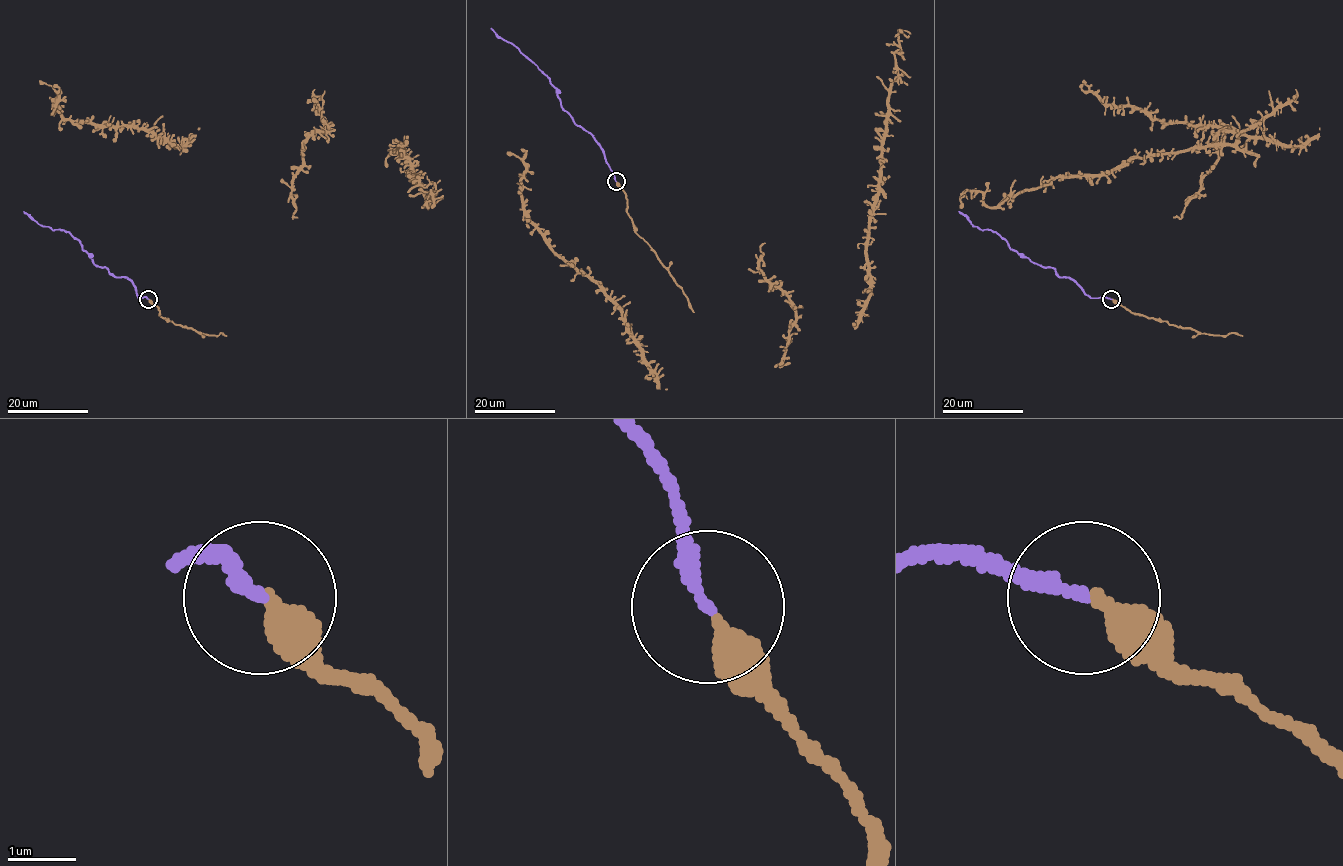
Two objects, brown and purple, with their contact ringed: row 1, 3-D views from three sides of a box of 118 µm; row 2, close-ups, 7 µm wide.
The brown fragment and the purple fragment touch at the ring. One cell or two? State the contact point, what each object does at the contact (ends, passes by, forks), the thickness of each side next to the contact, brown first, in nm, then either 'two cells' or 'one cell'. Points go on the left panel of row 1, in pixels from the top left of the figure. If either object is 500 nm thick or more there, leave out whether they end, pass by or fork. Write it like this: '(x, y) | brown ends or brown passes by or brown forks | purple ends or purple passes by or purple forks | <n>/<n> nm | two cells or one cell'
(148, 299) | brown ends | purple ends | 400/200 nm | one cell

